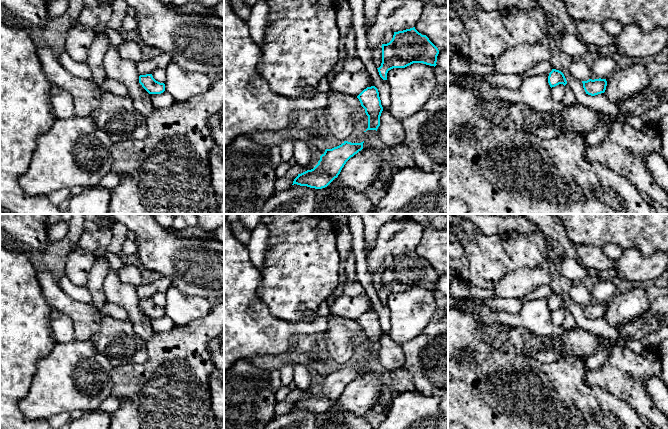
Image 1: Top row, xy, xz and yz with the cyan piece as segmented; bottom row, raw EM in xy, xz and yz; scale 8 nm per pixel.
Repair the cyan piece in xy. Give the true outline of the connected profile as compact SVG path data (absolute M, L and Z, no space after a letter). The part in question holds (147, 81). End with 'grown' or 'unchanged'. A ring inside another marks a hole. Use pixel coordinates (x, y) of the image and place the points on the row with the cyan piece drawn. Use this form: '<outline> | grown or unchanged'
M152 74L140 75L139 83L149 94L161 94L165 91L165 84L156 81Z | unchanged

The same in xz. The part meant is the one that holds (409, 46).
M415 27L394 32L392 40L382 44L382 63L378 69L383 80L393 68L405 68L413 63L436 66L438 48Z | unchanged

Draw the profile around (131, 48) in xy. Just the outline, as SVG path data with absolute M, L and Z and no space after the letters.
M126 36L118 48L121 58L132 62L139 62L142 59L142 43L133 36Z

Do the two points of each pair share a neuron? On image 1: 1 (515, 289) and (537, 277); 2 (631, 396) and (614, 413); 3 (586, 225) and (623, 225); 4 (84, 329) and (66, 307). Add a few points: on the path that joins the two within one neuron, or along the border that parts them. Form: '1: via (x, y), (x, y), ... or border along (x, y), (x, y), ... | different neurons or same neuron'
1: via (520, 284), (525, 280), (532, 279) | same neuron
2: border along (604, 389), (623, 400), (640, 417) | different neurons
3: via (595, 225), (614, 225) | same neuron
4: via (83, 323), (72, 312) | same neuron

